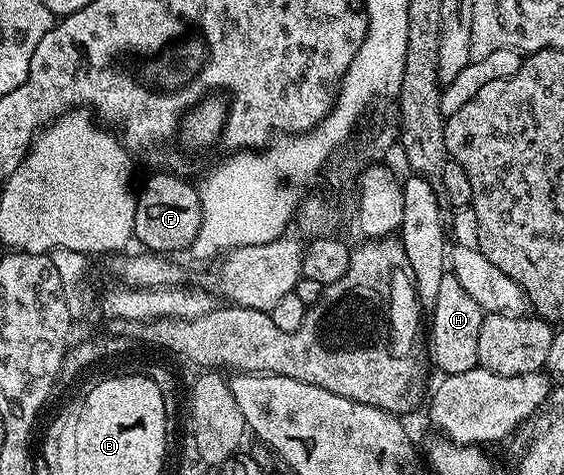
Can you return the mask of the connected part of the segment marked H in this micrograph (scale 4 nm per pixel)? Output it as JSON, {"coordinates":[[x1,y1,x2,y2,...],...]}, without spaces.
{"coordinates":[[446,273,441,276,441,284,437,291,437,304,430,307,429,322,431,318,431,356,435,360,435,366,440,370,440,375,456,374,457,372,469,372,479,366,477,360,477,336,481,336,481,324,485,312,465,288,461,288,460,281,453,273]]}

